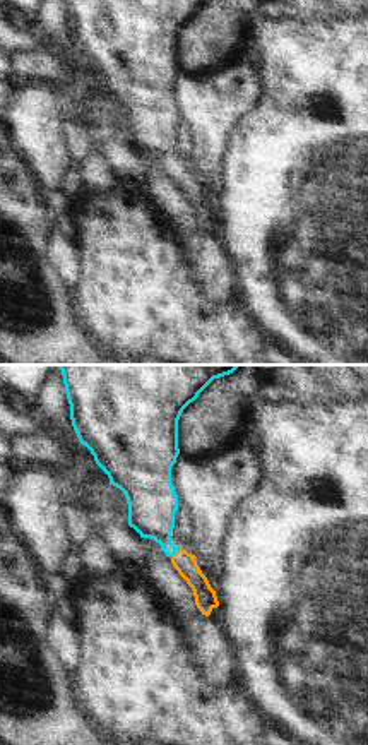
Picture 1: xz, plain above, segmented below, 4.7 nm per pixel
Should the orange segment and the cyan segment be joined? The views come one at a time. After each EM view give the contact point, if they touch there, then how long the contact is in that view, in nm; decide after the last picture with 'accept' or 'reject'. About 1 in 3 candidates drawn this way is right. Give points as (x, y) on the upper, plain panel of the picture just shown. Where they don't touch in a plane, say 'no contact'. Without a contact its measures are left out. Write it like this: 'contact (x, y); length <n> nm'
contact (175, 170); length 50 nm

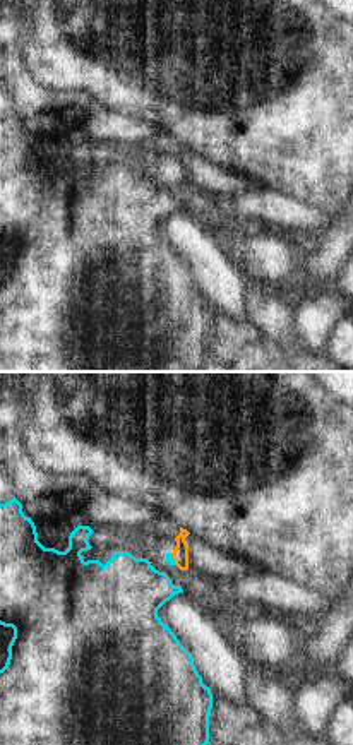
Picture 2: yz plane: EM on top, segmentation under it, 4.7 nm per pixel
contact (173, 175); length 60 nm

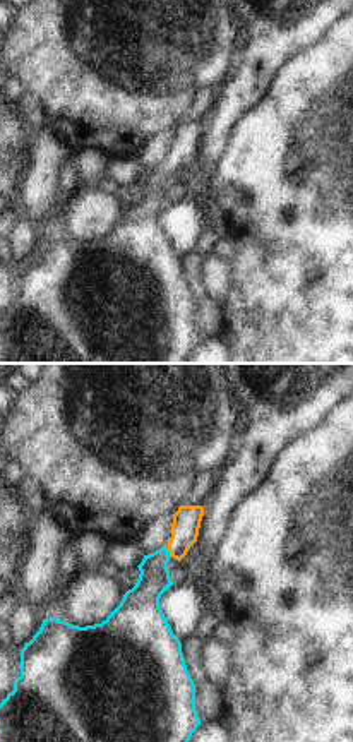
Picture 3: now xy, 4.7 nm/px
contact (168, 167); length 60 nm

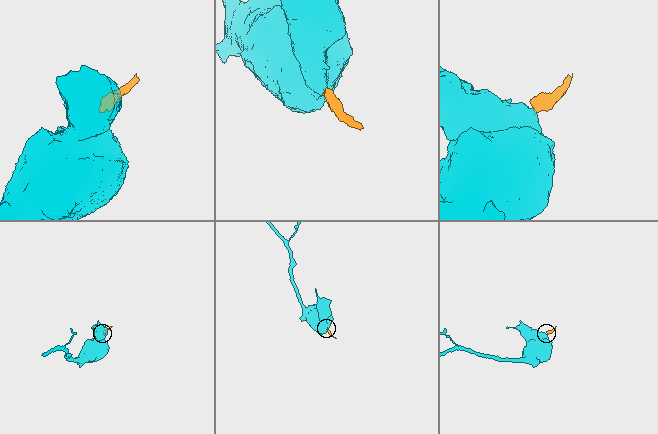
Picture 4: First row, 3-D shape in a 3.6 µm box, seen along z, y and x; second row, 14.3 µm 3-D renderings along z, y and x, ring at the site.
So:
accept

